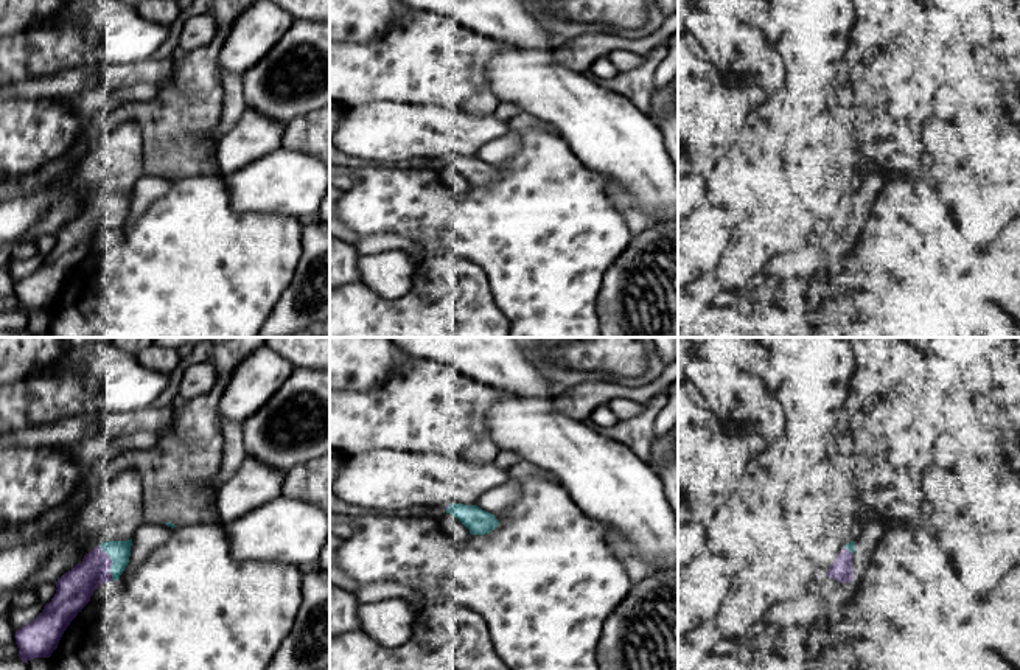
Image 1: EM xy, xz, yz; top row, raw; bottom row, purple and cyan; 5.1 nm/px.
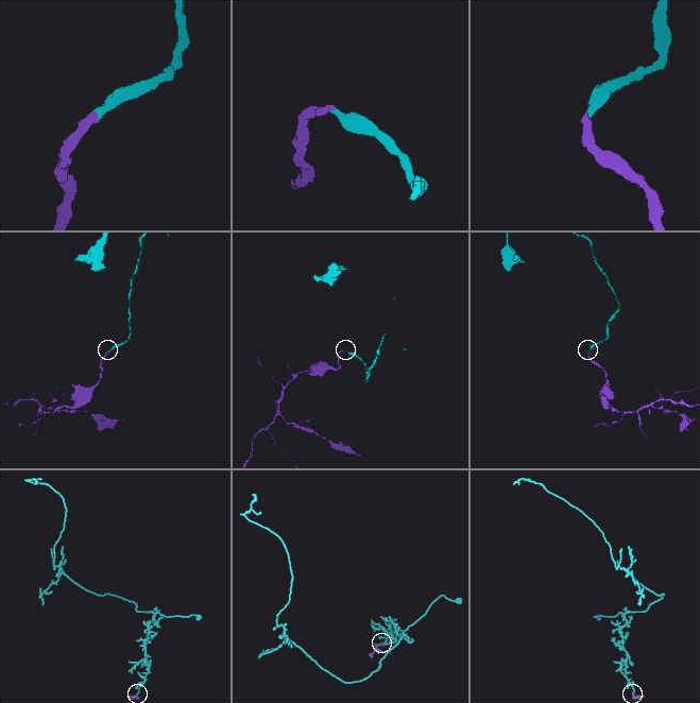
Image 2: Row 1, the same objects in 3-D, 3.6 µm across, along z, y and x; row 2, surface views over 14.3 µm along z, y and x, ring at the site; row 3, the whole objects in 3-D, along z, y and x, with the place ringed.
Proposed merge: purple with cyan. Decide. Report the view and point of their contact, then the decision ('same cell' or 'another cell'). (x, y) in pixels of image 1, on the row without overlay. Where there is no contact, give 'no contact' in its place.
contact xy (111, 215); same cell

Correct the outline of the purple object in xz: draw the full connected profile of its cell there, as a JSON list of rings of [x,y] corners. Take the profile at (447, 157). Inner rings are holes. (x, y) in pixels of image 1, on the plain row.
[[[451,155],[445,160],[446,165],[457,169],[471,187],[485,187],[499,177],[494,166],[479,160],[477,157]]]

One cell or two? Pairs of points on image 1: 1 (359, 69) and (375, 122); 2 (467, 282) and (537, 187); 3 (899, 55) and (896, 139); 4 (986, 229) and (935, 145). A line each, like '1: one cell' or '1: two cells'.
1: two cells
2: two cells
3: one cell
4: two cells

